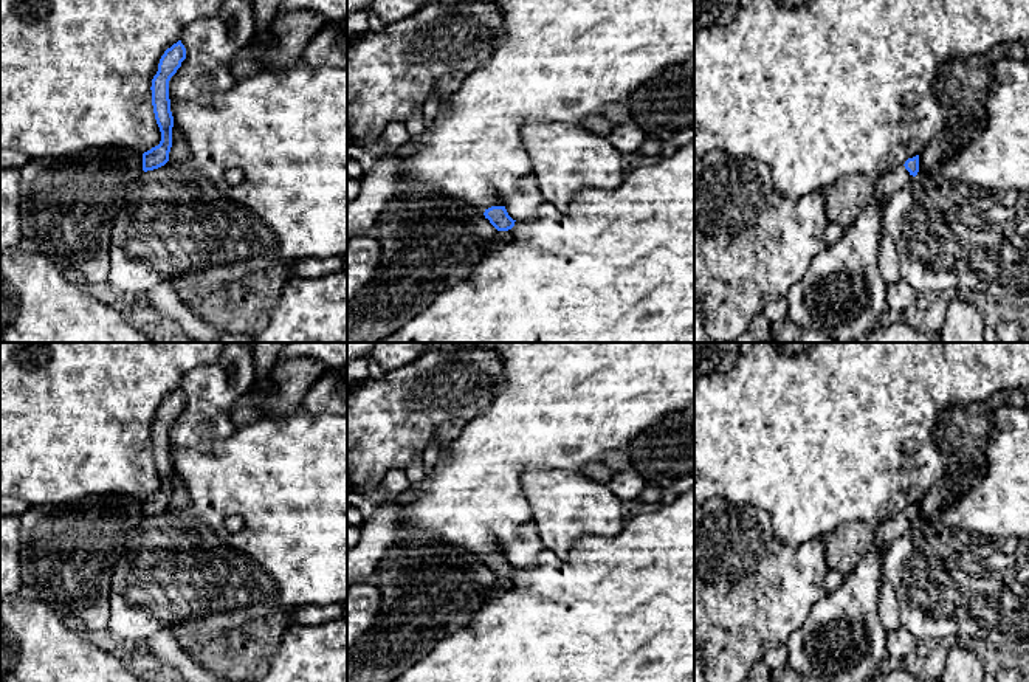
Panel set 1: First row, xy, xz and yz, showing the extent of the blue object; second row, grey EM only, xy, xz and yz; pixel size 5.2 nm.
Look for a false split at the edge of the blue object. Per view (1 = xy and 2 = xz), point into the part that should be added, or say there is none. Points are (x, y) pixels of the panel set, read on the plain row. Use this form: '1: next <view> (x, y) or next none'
1: next none
2: next none

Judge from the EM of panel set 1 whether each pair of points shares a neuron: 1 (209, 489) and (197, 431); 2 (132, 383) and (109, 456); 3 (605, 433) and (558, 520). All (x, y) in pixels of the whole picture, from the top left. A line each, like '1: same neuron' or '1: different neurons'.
1: different neurons
2: same neuron
3: different neurons

